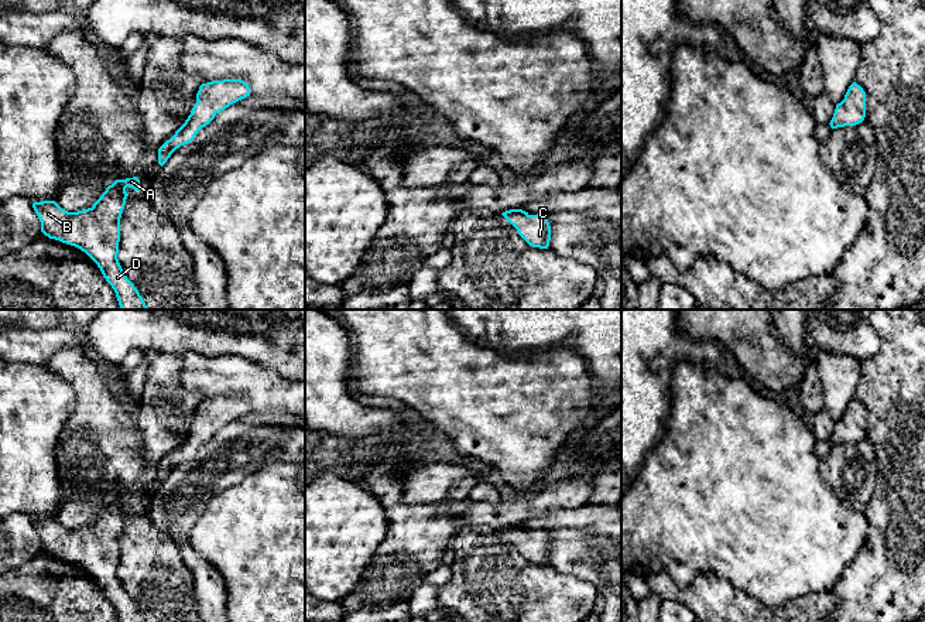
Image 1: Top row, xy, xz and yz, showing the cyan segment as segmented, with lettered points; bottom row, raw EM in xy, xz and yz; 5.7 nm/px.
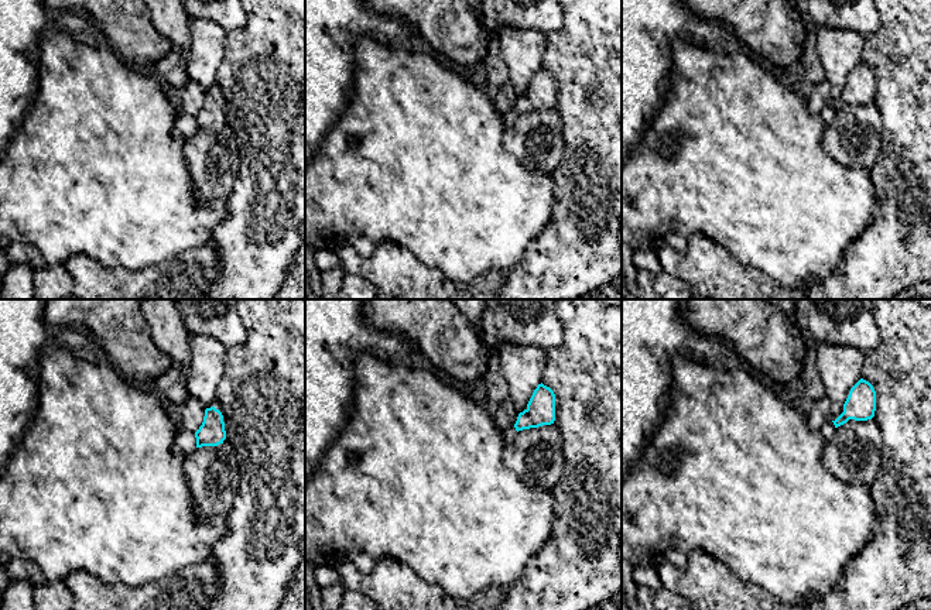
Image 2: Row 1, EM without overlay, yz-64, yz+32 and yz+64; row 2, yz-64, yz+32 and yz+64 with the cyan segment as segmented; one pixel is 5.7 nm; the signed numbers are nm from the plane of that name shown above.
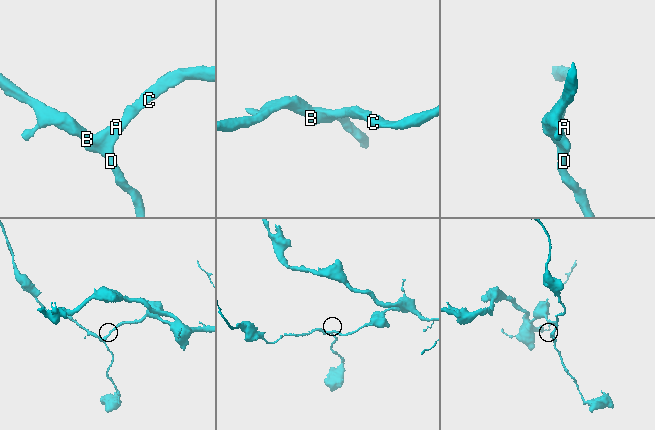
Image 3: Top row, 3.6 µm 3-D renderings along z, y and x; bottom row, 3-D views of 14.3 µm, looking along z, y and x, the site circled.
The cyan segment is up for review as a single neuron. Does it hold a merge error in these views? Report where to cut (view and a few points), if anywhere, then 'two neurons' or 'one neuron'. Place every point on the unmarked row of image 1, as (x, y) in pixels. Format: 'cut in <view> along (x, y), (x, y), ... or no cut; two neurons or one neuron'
no cut; one neuron

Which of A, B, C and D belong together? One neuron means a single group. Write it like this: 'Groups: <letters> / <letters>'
Groups: A B C D

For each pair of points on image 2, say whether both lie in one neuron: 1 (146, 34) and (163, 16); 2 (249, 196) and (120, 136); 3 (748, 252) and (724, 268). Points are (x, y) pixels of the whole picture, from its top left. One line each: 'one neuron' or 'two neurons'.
1: two neurons
2: two neurons
3: two neurons

